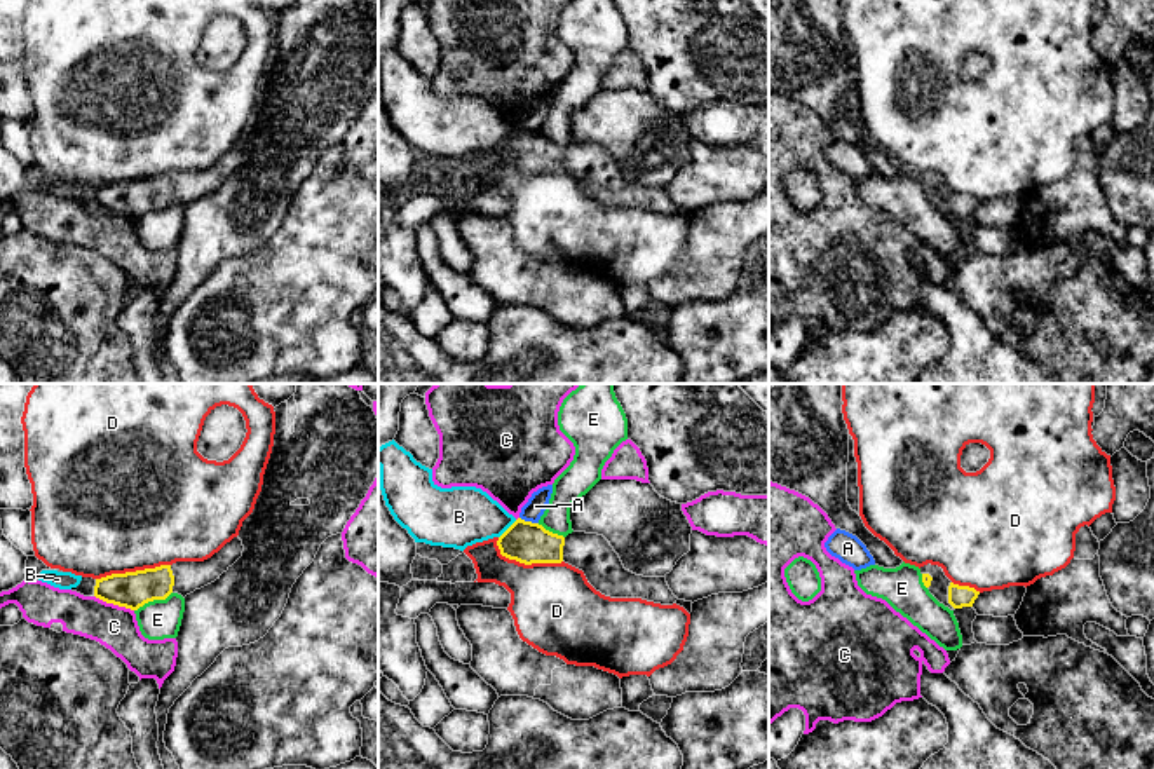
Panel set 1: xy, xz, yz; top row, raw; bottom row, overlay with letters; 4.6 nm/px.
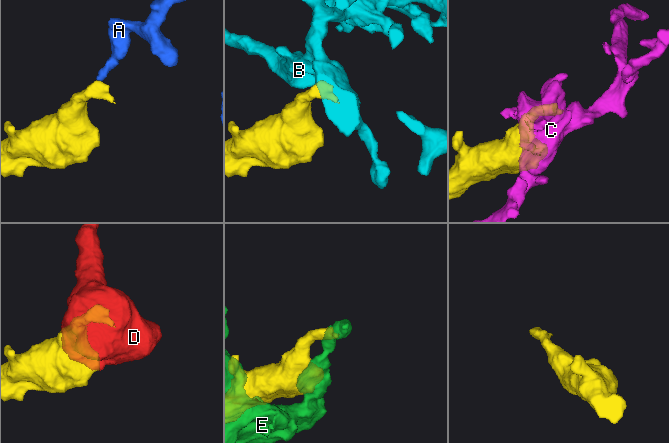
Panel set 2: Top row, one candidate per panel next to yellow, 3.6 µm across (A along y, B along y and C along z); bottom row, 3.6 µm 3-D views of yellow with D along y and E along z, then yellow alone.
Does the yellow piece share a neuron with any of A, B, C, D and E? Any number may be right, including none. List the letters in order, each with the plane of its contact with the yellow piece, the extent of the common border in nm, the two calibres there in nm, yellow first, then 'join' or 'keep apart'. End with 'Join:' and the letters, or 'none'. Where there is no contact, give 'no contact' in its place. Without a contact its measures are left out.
A: meets yellow in xz; contact 90 nm long; 190 nm thick on the yellow side, 90 nm on the other; keep apart
B: meets yellow in xz; contact 120 nm long; 190 nm thick on the yellow side, 280 nm on the other; keep apart
C: meets yellow in xy; contact 200 nm long; 170 nm thick on the yellow side, 200 nm on the other; keep apart
D: meets yellow in xz; contact 320 nm long; 190 nm thick on the yellow side, 400 nm on the other; keep apart
E: meets yellow in xy; contact 200 nm long; 170 nm thick on the yellow side, 180 nm on the other; keep apart
Join: none

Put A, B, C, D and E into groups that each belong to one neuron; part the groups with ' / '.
A / B / C / D / E

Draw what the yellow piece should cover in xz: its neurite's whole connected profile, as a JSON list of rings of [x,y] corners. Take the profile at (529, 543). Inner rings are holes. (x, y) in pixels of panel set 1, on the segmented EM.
[[[518,518],[497,546],[502,556],[525,565],[565,561],[582,570],[587,582],[610,598],[641,598],[661,605],[678,600],[666,577],[643,577],[626,570],[610,542],[598,534],[572,532],[563,537]]]

